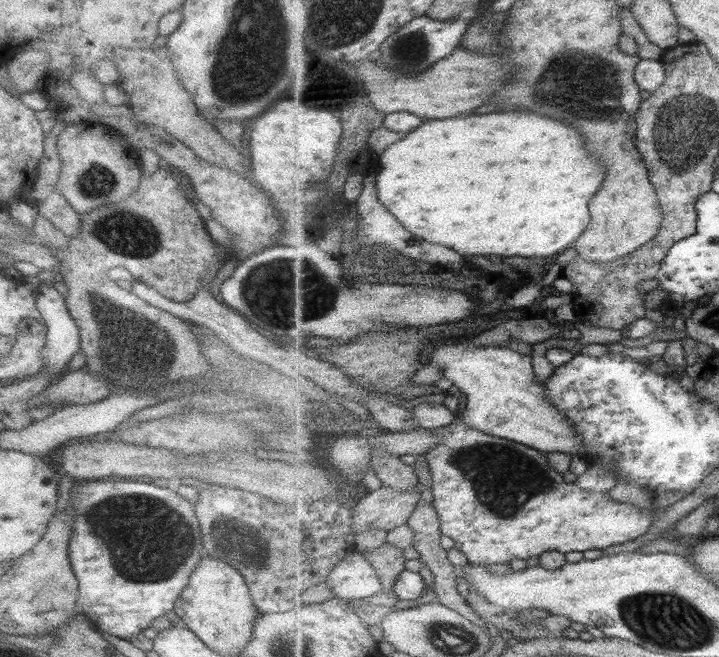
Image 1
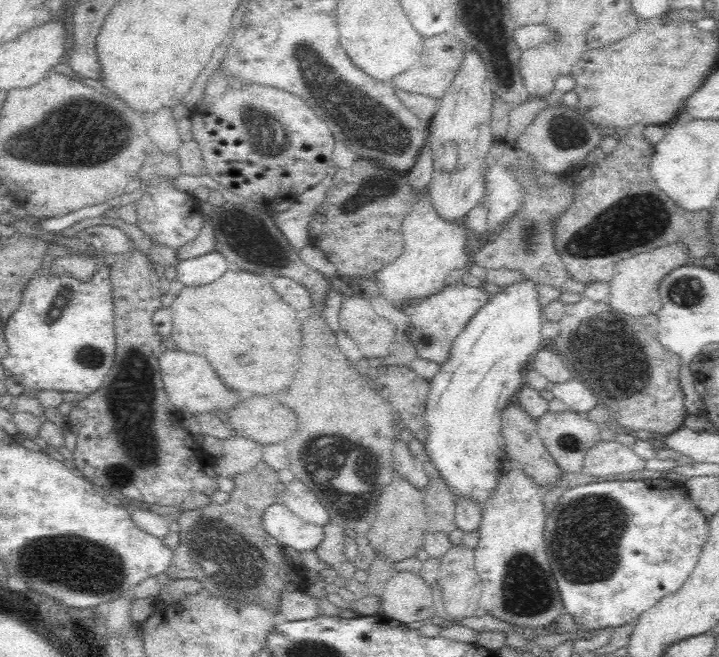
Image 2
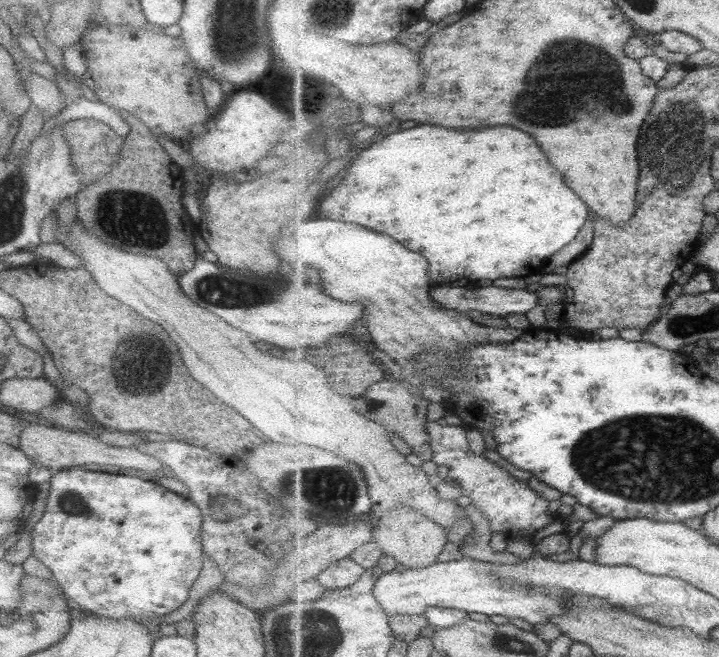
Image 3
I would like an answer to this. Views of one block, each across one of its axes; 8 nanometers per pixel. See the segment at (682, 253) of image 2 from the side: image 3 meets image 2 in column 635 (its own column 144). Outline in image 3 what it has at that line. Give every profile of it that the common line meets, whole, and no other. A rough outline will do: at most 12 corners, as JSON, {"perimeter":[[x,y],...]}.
{"perimeter":[[63,244],[157,323],[193,380],[257,430],[347,456],[380,522],[464,509],[311,362],[265,354],[189,301],[159,258]]}

